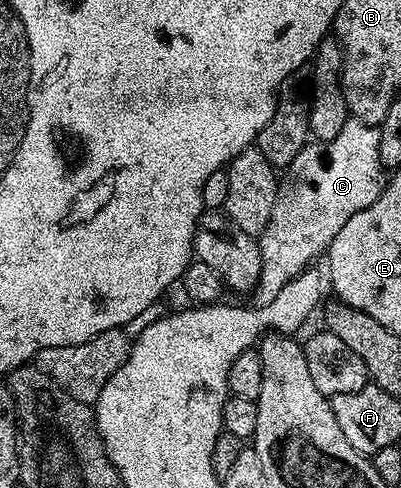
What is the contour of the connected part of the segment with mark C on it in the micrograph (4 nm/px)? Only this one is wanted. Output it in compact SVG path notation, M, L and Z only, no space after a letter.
M350 118L344 128L340 128L340 136L336 136L327 142L308 144L292 160L288 167L290 179L283 181L280 186L280 193L272 220L268 220L268 228L258 238L260 248L260 280L252 291L252 302L255 306L267 306L276 300L276 292L288 284L302 270L307 269L318 257L325 255L329 251L334 237L356 212L371 206L382 194L384 185L384 167L380 160L380 129L377 126L364 124L358 118Z

